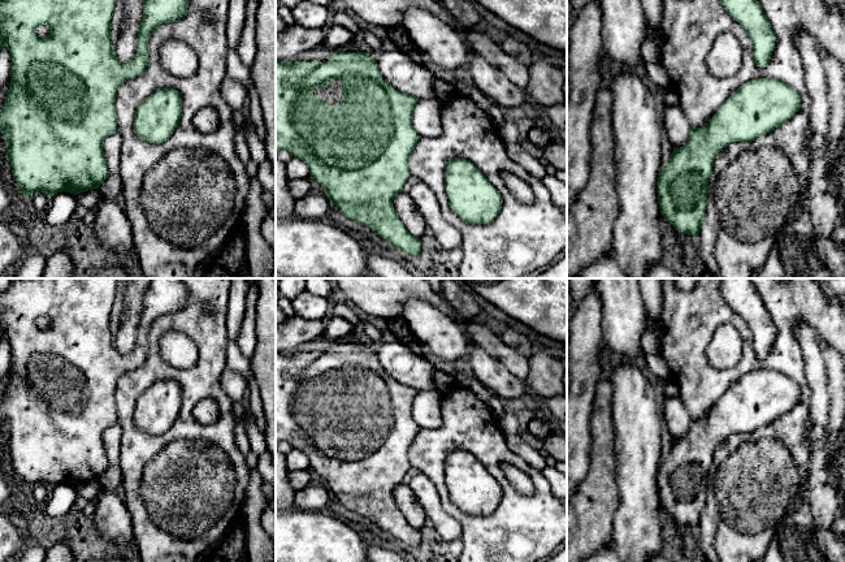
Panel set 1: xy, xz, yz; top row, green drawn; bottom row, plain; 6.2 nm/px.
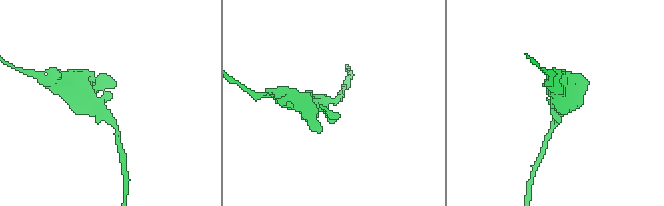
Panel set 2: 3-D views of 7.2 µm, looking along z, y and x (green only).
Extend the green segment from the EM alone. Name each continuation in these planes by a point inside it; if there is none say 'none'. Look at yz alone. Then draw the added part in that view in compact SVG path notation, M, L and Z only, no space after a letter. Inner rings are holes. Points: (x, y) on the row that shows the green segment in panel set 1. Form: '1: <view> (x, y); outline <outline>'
none

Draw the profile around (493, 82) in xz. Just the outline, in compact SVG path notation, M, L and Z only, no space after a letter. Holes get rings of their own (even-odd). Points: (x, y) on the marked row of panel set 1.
M471 53L467 62L473 85L503 109L521 108L528 103L525 87L519 87L484 57Z

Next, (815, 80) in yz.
M800 31L794 43L803 64L805 85L811 100L810 131L805 142L811 160L818 150L826 147L829 133L828 83L814 36L807 31Z

